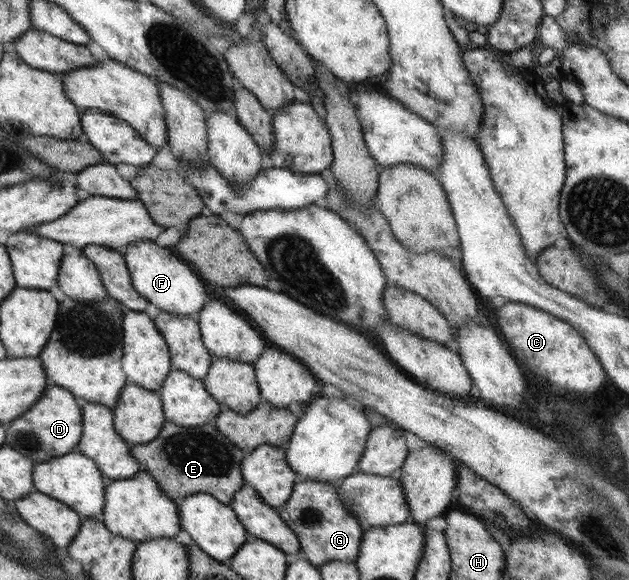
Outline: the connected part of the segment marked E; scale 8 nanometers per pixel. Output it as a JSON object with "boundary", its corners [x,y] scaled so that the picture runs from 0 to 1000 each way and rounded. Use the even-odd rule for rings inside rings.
{"boundary":[[[264,728],[245,760],[208,767],[207,774],[224,810],[240,817],[254,845],[277,864],[326,848],[364,871],[374,848],[391,834],[385,797],[393,783],[350,748],[339,728],[318,734],[283,734]]]}

